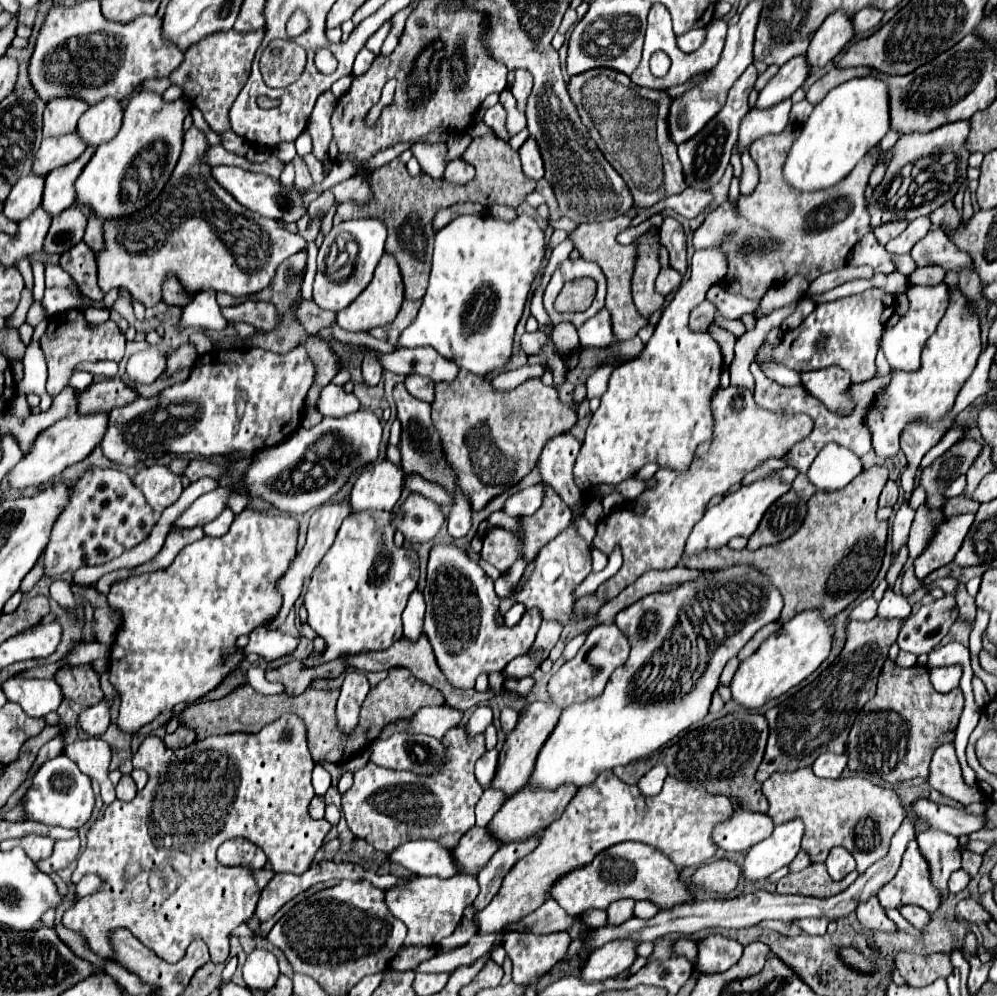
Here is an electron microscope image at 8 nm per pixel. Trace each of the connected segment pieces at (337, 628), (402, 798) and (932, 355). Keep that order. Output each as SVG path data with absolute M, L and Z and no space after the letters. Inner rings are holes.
M351 513L345 517L335 543L325 553L321 563L315 567L309 589L305 593L305 609L309 625L327 643L327 649L318 660L303 659L305 667L313 667L341 657L357 655L361 651L379 651L391 647L403 635L401 613L411 591L419 579L419 557L417 551L403 551L393 543L393 527L389 527L389 513Z
M455 727L443 739L449 743L449 753L459 753L459 757L451 757L445 771L437 775L423 777L409 771L391 771L375 763L355 771L353 785L341 799L347 825L355 837L365 839L383 853L411 839L435 839L441 847L449 849L475 825L473 807L483 795L483 787L473 775L473 765L485 753L483 735L469 741L463 727Z
M953 287L949 309L943 315L935 335L929 337L925 349L923 349L919 371L907 373L907 371L893 369L887 389L881 391L881 395L877 395L873 399L867 415L865 415L865 423L871 431L875 455L881 459L895 457L901 449L899 437L907 423L941 421L953 409L957 393L965 385L969 375L973 373L979 353L981 353L979 319L973 315L971 307L967 305L965 295L957 287ZM953 301L955 301L955 313L953 313Z

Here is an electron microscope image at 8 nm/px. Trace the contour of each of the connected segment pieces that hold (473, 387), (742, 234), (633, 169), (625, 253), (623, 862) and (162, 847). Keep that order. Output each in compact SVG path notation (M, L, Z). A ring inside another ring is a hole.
M461 371L451 383L435 383L435 401L433 401L433 425L441 437L441 449L449 467L457 475L457 489L471 499L475 509L481 509L491 497L503 493L513 483L521 481L537 463L543 445L559 433L567 433L575 421L577 413L559 401L557 391L541 383L539 377L527 379L511 391L495 391L489 381L483 377Z
M789 125L781 135L757 139L753 143L753 161L759 167L759 183L753 193L739 195L737 203L727 197L705 215L705 221L693 233L695 249L721 247L727 255L727 275L717 285L747 299L759 301L773 283L795 275L803 275L811 283L823 273L845 267L855 243L871 231L865 211L865 185L873 159L865 157L851 175L825 191L793 191L785 183L781 167L797 133L799 127Z
M589 69L573 75L567 83L573 105L587 125L591 139L597 143L611 167L625 179L637 203L637 191L683 191L681 163L677 147L669 133L669 105L673 97L667 91L645 89L635 85L629 75L615 69Z
M619 215L611 221L601 221L601 223L581 223L575 231L569 233L569 239L575 243L575 249L579 249L581 257L587 261L595 261L601 265L607 277L607 305L611 313L611 327L613 335L619 341L627 341L637 335L641 327L647 325L647 319L639 315L639 311L633 305L631 297L631 279L635 271L635 259L637 259L637 243L631 245L621 245L617 241L617 235L631 225L631 217Z
M633 841L617 843L597 853L591 863L565 873L553 883L549 895L571 915L579 915L587 909L607 909L609 903L625 897L635 901L649 899L661 909L669 909L689 899L687 887L679 881L679 869L661 851Z
M283 715L281 719L277 719L277 721L269 723L267 727L263 727L259 733L229 733L229 735L221 735L221 737L209 737L209 739L203 739L203 741L199 739L199 741L195 741L193 745L189 745L189 747L185 747L185 749L177 749L177 751L167 749L167 747L161 743L159 737L147 735L147 737L143 739L139 751L133 755L133 767L135 767L135 769L151 771L145 789L141 789L141 791L135 795L133 801L113 801L113 803L107 805L107 809L103 811L103 817L97 819L95 823L91 823L91 829L89 829L89 833L87 833L87 847L85 847L85 851L79 855L79 859L77 859L77 869L75 869L75 873L73 873L73 877L71 877L71 881L75 883L75 881L79 881L83 875L95 873L95 875L99 875L101 879L105 879L105 885L103 885L103 889L101 889L99 893L93 893L93 895L83 897L83 901L77 901L77 903L73 905L73 909L65 911L65 915L63 915L63 925L69 927L69 929L75 929L75 931L81 931L81 933L85 935L85 939L87 939L89 949L95 951L99 957L109 957L109 959L113 959L113 953L107 953L107 937L109 937L109 931L113 931L113 929L117 929L117 927L125 927L125 929L129 929L141 943L145 943L149 949L153 949L161 959L165 959L165 961L169 961L169 963L177 963L177 959L181 959L181 955L185 955L185 949L187 949L189 943L195 941L195 939L203 939L203 941L207 943L209 955L211 955L211 959L213 959L215 963L225 961L225 959L229 957L229 935L231 935L231 931L253 915L261 891L257 889L257 885L255 885L255 881L253 881L249 869L237 869L237 867L219 865L219 861L215 859L215 851L217 851L217 847L219 847L223 841L241 835L241 837L247 837L249 841L253 841L255 845L259 845L261 849L265 849L265 855L267 855L267 859L271 861L271 865L273 865L273 869L275 869L277 873L279 873L279 871L283 871L283 873L303 873L303 871L307 871L309 863L313 861L317 849L321 847L321 843L325 841L325 837L327 837L327 833L329 833L329 829L331 829L331 823L329 823L329 821L325 821L325 819L315 821L315 819L311 819L311 815L307 813L309 801L311 801L313 795L315 795L313 785L311 785L311 769L313 769L313 765L315 765L315 763L313 763L311 753L309 753L307 743L305 743L305 725L301 723L301 719L297 719L297 715ZM189 827L191 827L191 855L189 855L189 841L187 841L187 837L185 837L185 829L189 829ZM157 870L159 870L159 878L164 879L167 883L173 885L176 883L175 881L177 881L177 889L161 903L161 907L157 907L156 909L148 906L145 901L150 894L149 875ZM127 875L135 875L132 876L134 878L132 882L127 883Z

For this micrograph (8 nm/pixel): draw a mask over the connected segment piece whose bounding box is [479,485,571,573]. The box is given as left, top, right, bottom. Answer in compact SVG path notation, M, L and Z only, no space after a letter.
M545 485L545 495L543 495L543 503L541 507L533 513L533 515L523 515L519 517L521 527L517 531L507 531L505 527L497 527L491 529L485 537L483 537L483 549L481 549L481 559L489 561L491 565L495 565L501 573L511 569L511 565L517 559L525 559L525 561L533 561L539 553L539 549L549 543L551 539L555 539L561 531L565 531L571 523L571 507L559 497L559 493L551 487Z

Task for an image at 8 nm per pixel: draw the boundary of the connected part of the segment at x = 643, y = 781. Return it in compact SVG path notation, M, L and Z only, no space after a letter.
M655 765L649 773L645 773L641 779L639 779L639 791L643 795L657 795L663 787L663 781L667 777L667 771L663 765Z

